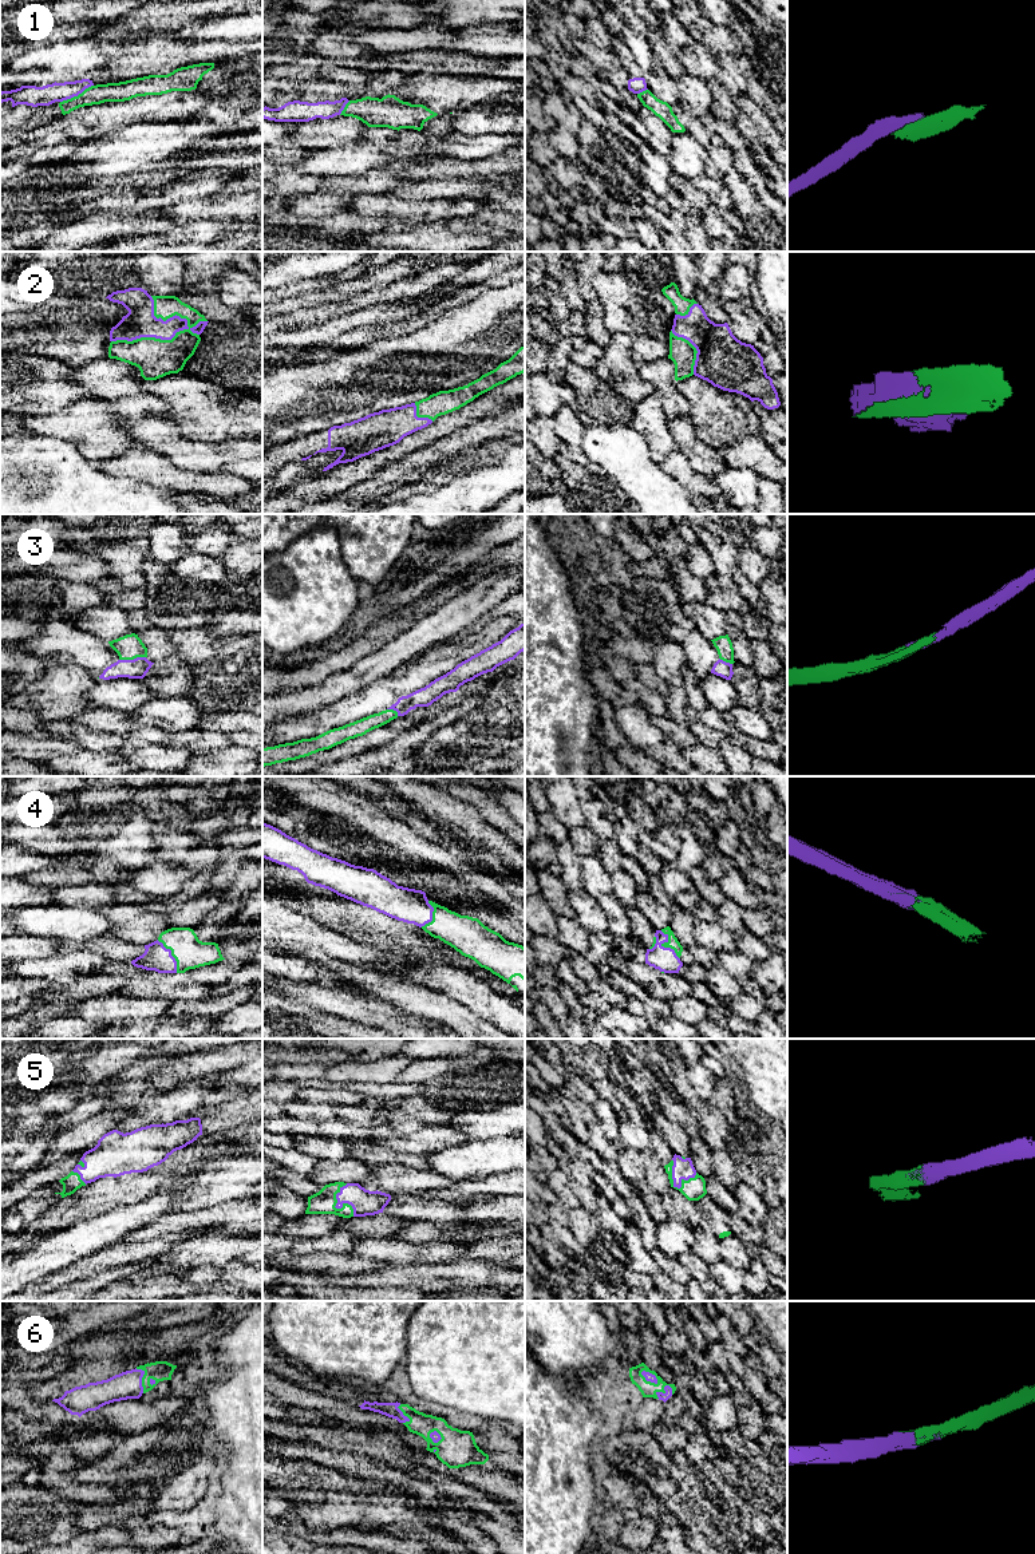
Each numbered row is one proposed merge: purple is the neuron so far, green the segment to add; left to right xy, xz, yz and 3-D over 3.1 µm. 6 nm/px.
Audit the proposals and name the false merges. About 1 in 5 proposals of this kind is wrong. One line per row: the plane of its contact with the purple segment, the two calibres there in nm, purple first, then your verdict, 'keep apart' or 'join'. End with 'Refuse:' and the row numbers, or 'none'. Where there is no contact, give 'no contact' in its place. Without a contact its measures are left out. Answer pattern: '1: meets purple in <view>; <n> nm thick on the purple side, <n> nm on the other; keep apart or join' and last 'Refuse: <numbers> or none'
1: meets purple in xy; 120 nm thick on the purple side, 120 nm on the other; keep apart
2: meets purple in xy; 180 nm thick on the purple side, 240 nm on the other; join
3: meets purple in xy; 120 nm thick on the purple side, 150 nm on the other; join
4: meets purple in yz; 140 nm thick on the purple side, 70 nm on the other; join
5: meets purple in yz; 130 nm thick on the purple side, 140 nm on the other; join
6: meets purple in yz; 50 nm thick on the purple side, 100 nm on the other; join
Refuse: 1

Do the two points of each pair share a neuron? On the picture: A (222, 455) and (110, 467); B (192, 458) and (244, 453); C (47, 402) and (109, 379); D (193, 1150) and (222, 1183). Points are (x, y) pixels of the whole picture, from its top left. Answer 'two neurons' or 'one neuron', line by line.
A: two neurons
B: one neuron
C: two neurons
D: two neurons

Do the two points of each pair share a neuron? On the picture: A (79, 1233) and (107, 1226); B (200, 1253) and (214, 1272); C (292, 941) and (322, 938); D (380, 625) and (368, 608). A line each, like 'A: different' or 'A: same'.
A: same
B: different
C: same
D: different

